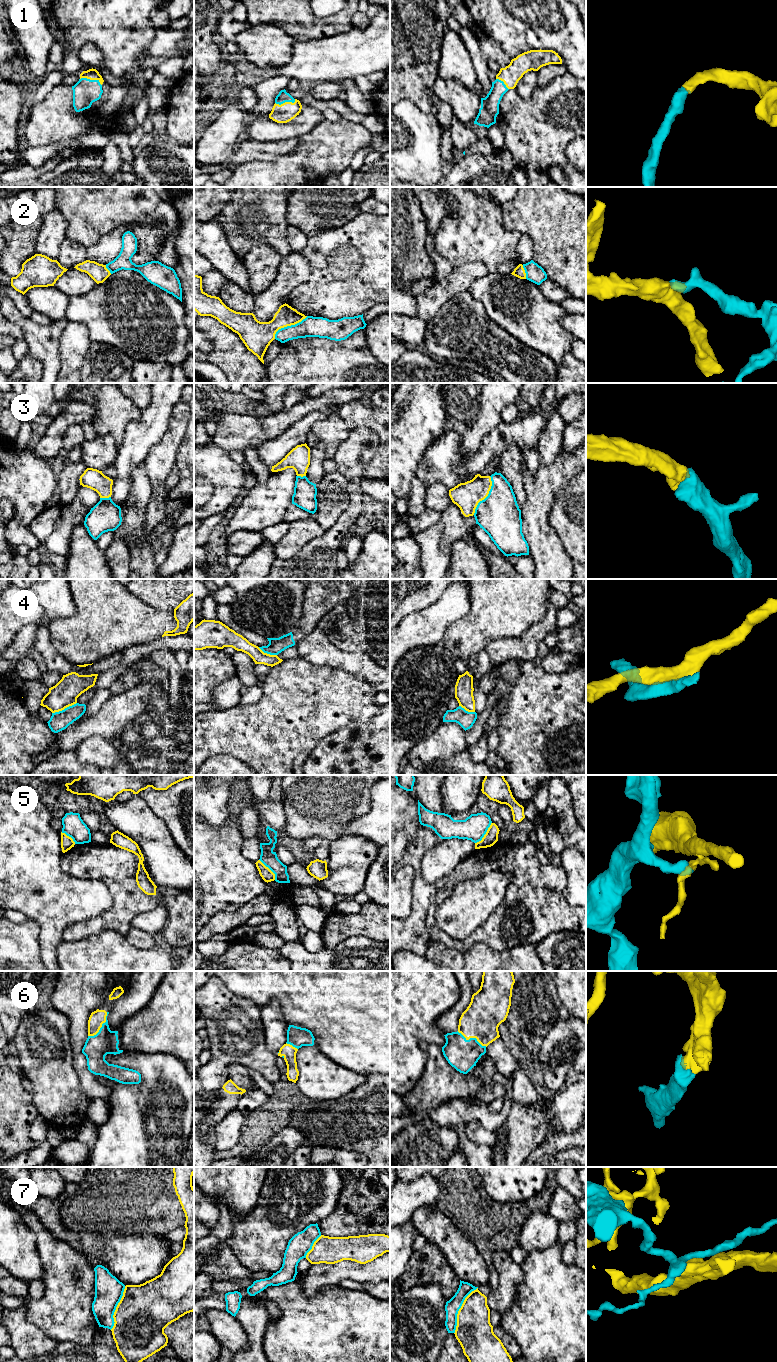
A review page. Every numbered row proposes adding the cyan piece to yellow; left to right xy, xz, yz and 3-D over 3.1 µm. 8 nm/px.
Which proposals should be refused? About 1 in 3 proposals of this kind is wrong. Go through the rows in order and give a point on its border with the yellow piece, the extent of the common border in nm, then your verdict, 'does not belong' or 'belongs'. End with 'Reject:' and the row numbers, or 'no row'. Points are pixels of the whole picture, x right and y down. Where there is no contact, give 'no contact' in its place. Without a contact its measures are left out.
1: meets yellow in xy at (91, 79); contact 190 nm long; belongs
2: meets yellow in xz at (288, 325); contact 320 nm long; does not belong
3: meets yellow in yz at (486, 496); contact 340 nm long; belongs
4: meets yellow in xy at (64, 708); contact 220 nm long; does not belong
5: meets yellow in yz at (485, 834); contact 220 nm long; does not belong
6: meets yellow in xy at (101, 1026); contact 260 nm long; belongs
7: meets yellow in yz at (459, 1310); contact 420 nm long; does not belong
Reject: 2, 4, 5, 7

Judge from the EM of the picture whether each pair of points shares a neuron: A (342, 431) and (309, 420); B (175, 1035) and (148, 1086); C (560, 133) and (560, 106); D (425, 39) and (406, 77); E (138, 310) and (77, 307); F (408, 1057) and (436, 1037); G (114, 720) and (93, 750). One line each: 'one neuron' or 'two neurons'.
A: two neurons
B: two neurons
C: one neuron
D: one neuron
E: one neuron
F: one neuron
G: two neurons

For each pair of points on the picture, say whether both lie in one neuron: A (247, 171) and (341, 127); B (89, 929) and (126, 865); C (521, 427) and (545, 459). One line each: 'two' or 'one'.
A: one
B: one
C: two

